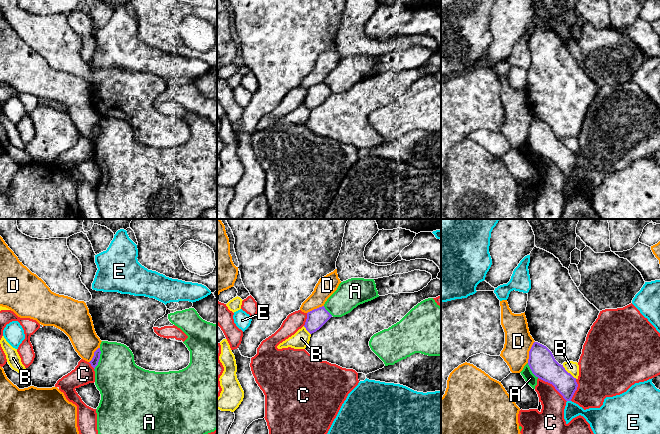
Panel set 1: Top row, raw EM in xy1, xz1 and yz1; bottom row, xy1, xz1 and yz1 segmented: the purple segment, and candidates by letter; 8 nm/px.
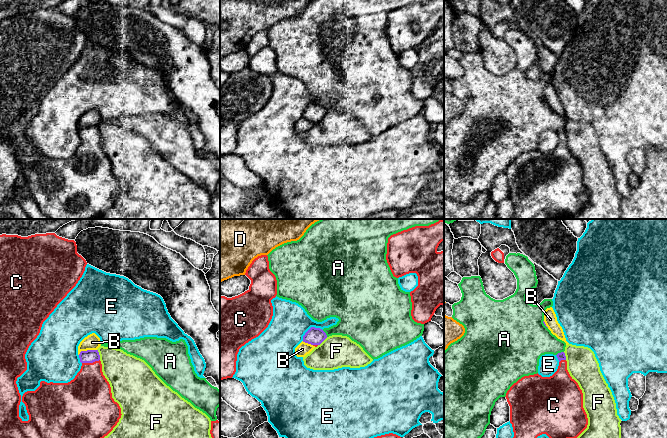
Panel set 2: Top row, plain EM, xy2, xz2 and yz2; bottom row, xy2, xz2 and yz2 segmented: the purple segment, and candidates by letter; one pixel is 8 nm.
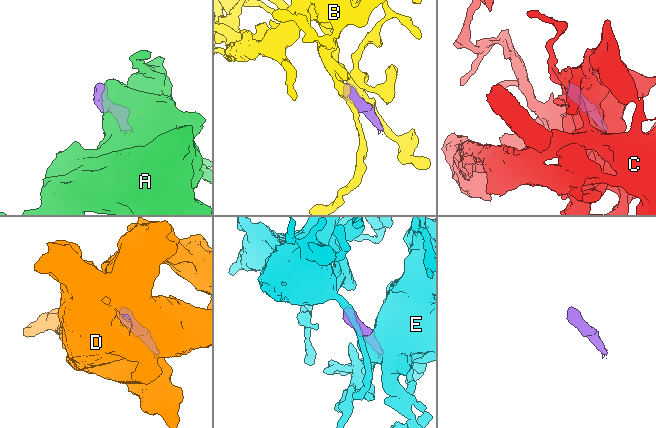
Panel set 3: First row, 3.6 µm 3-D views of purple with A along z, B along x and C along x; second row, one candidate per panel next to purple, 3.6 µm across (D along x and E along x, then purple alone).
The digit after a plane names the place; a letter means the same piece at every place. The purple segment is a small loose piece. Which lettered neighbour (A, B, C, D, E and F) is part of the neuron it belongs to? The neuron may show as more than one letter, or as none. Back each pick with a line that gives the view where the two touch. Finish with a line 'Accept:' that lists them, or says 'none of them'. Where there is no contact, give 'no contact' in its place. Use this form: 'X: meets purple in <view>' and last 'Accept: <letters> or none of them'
C: meets purple in yz1
Accept: C

